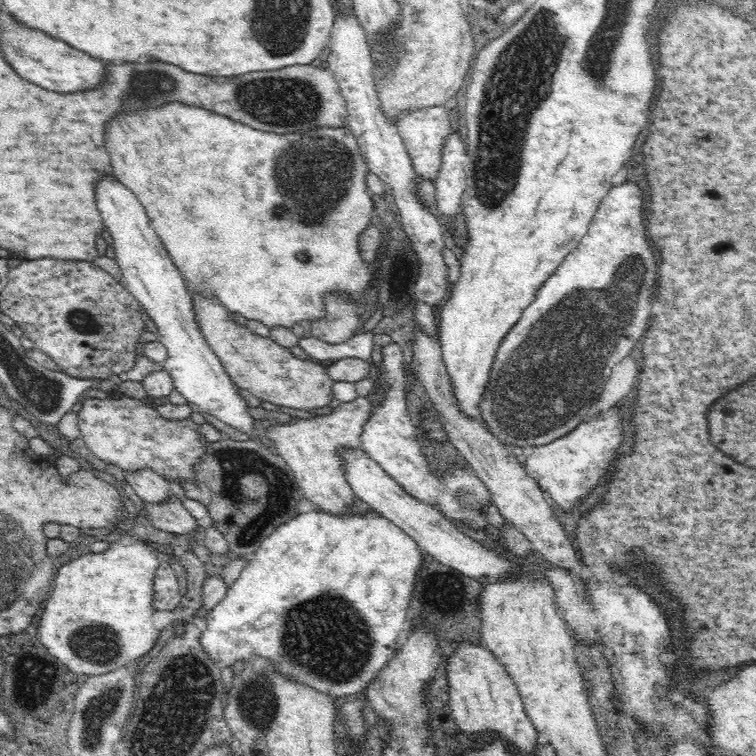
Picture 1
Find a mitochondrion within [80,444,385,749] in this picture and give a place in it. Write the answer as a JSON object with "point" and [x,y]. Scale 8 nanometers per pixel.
{"point":[326,639]}

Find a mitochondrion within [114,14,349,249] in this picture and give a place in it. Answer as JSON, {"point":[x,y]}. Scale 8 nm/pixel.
{"point":[294,103]}

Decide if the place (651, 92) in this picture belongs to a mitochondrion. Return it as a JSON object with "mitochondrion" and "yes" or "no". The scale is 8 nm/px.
{"mitochondrion":"no"}

